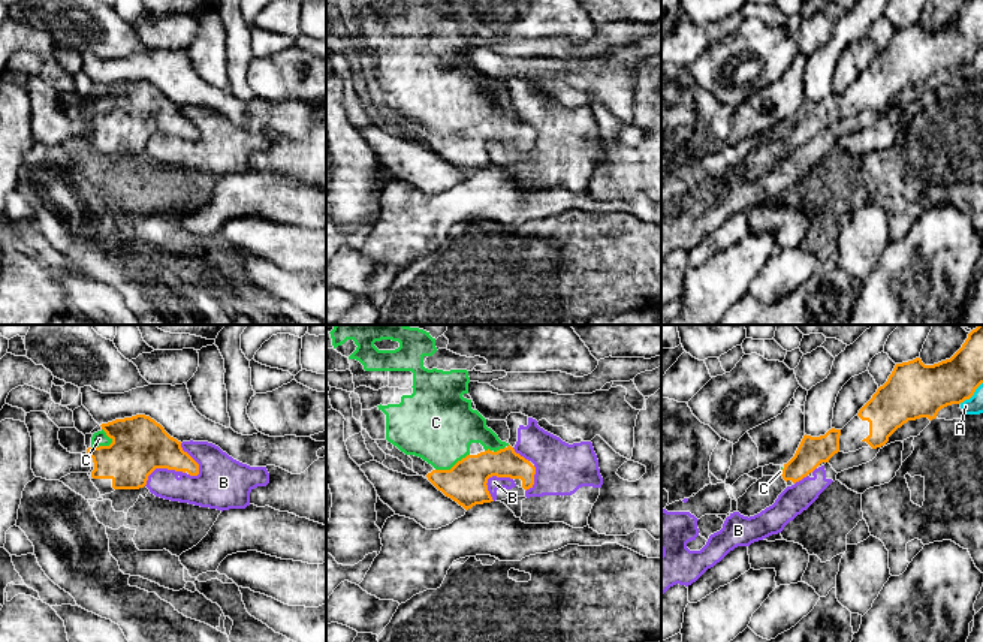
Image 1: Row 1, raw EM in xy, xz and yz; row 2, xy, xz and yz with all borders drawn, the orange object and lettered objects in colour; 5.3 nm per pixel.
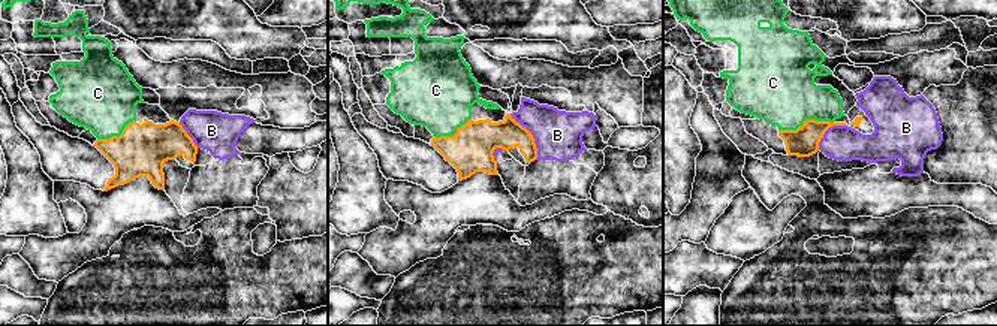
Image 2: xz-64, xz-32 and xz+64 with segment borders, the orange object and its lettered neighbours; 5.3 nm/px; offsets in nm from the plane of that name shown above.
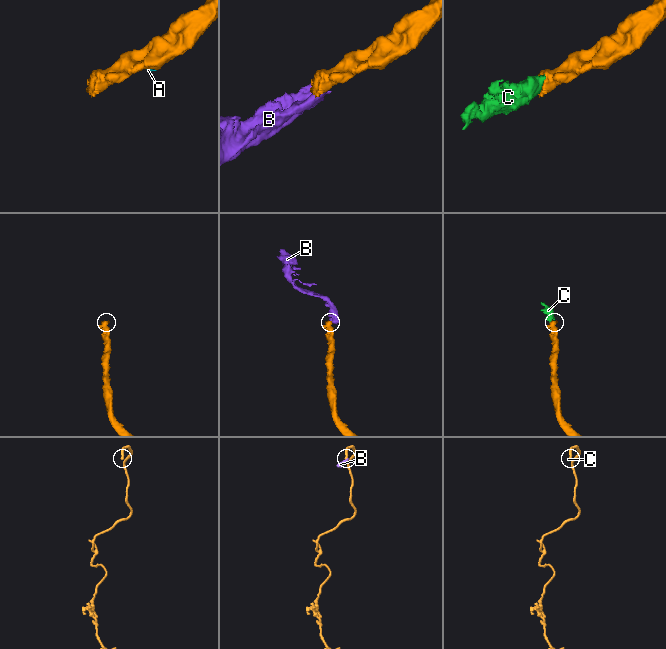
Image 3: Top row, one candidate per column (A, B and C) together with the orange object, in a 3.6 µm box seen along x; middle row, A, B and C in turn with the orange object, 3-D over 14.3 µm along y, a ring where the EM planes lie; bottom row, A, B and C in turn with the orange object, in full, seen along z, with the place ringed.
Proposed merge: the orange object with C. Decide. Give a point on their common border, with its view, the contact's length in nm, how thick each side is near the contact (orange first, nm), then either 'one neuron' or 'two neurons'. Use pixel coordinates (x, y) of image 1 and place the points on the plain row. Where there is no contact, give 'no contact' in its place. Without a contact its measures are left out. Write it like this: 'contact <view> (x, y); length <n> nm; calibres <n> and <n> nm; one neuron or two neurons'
contact xy (102, 111); length 130 nm; calibres 300 and 80 nm; one neuron

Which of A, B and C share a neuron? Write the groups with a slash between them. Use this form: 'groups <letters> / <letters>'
groups A B / C

